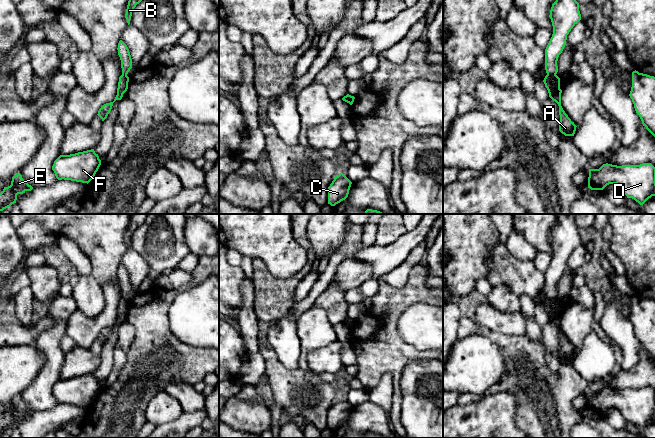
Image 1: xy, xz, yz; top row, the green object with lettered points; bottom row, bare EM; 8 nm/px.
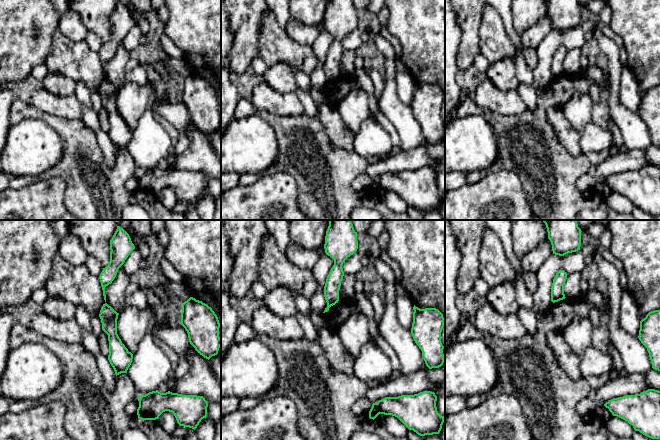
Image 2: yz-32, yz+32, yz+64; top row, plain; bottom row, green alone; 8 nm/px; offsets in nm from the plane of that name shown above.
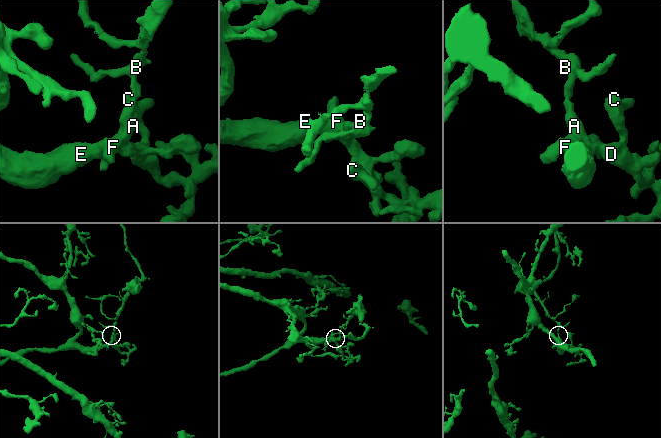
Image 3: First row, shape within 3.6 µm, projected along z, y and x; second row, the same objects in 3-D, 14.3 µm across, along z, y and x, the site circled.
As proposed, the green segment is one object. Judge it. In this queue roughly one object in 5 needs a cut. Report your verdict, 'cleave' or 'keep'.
cleave

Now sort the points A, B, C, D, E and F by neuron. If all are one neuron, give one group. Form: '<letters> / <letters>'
A C D E F / B

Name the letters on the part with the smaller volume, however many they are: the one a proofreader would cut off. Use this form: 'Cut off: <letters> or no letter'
Cut off: B

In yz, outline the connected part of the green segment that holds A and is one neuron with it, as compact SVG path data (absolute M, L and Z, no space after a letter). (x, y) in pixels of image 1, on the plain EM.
M547 298L543 306L548 314L549 321L559 330L559 355L565 360L574 360L577 350L571 345L561 330L562 314L560 313L560 302L557 299Z

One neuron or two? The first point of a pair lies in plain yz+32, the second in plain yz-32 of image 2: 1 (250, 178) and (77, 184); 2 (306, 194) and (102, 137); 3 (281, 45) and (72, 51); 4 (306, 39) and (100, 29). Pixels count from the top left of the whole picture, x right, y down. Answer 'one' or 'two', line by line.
1: one
2: two
3: one
4: two

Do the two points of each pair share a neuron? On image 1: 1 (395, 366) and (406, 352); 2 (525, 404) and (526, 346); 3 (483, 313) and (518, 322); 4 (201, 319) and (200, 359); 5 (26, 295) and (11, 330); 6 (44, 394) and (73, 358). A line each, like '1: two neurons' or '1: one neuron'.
1: one neuron
2: one neuron
3: one neuron
4: two neurons
5: two neurons
6: two neurons

